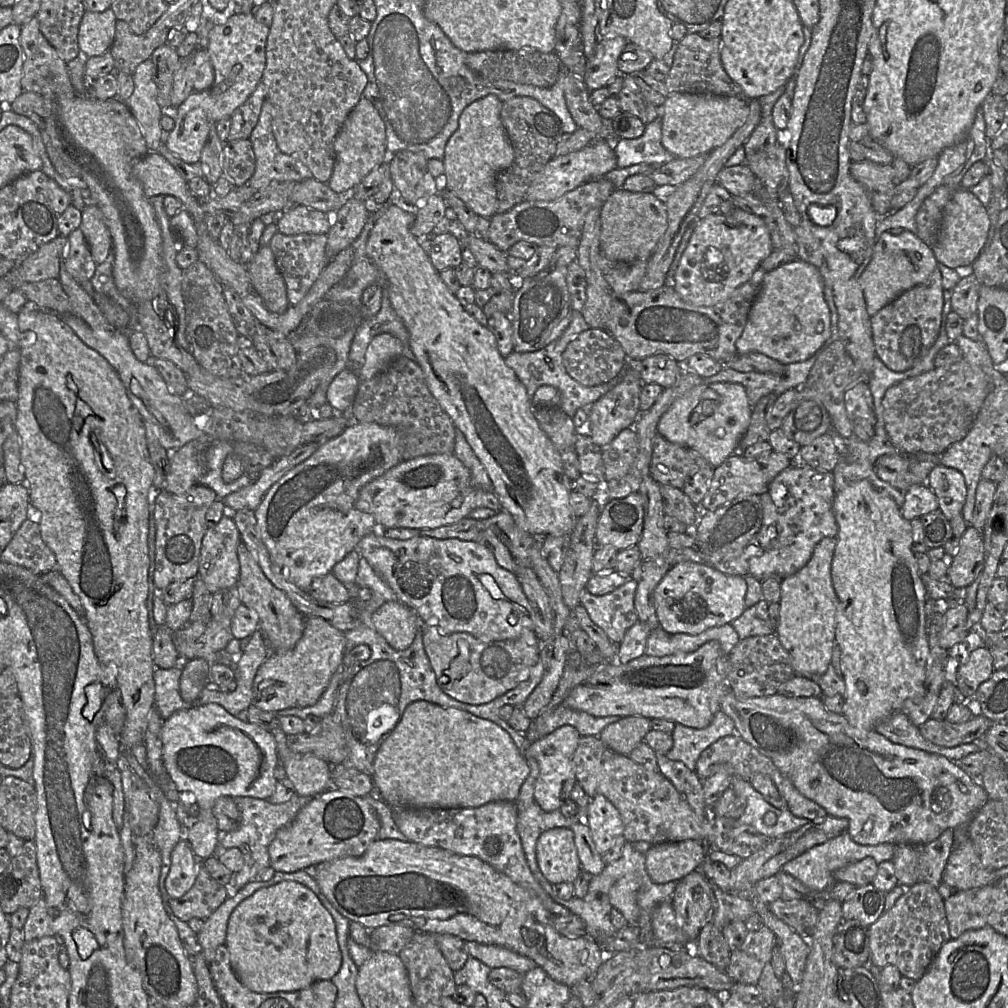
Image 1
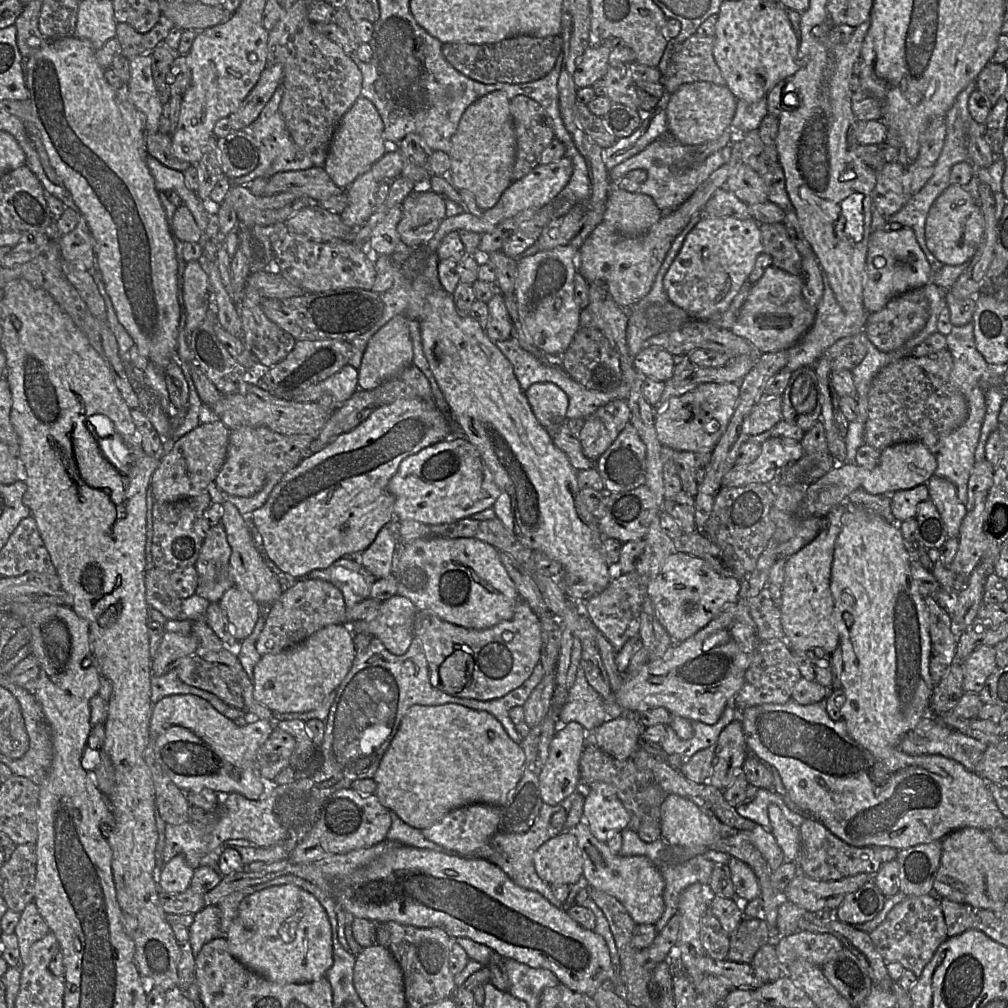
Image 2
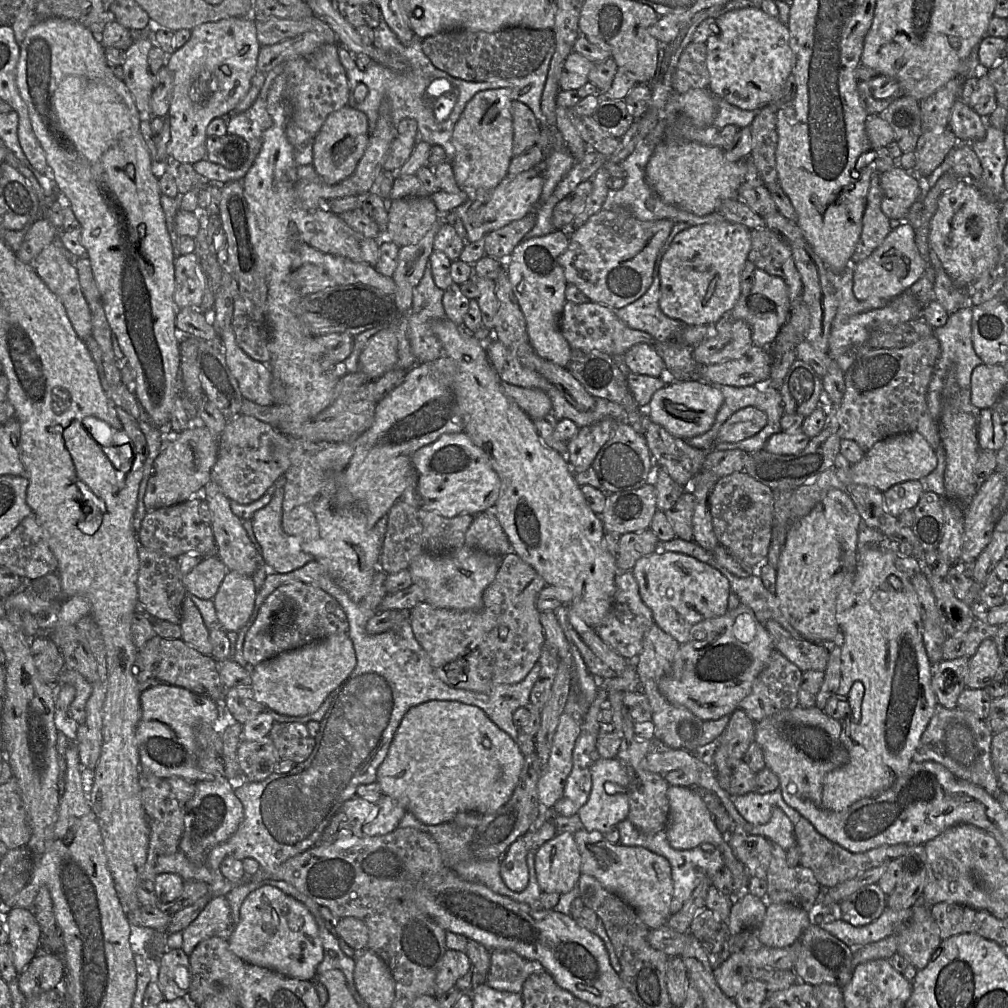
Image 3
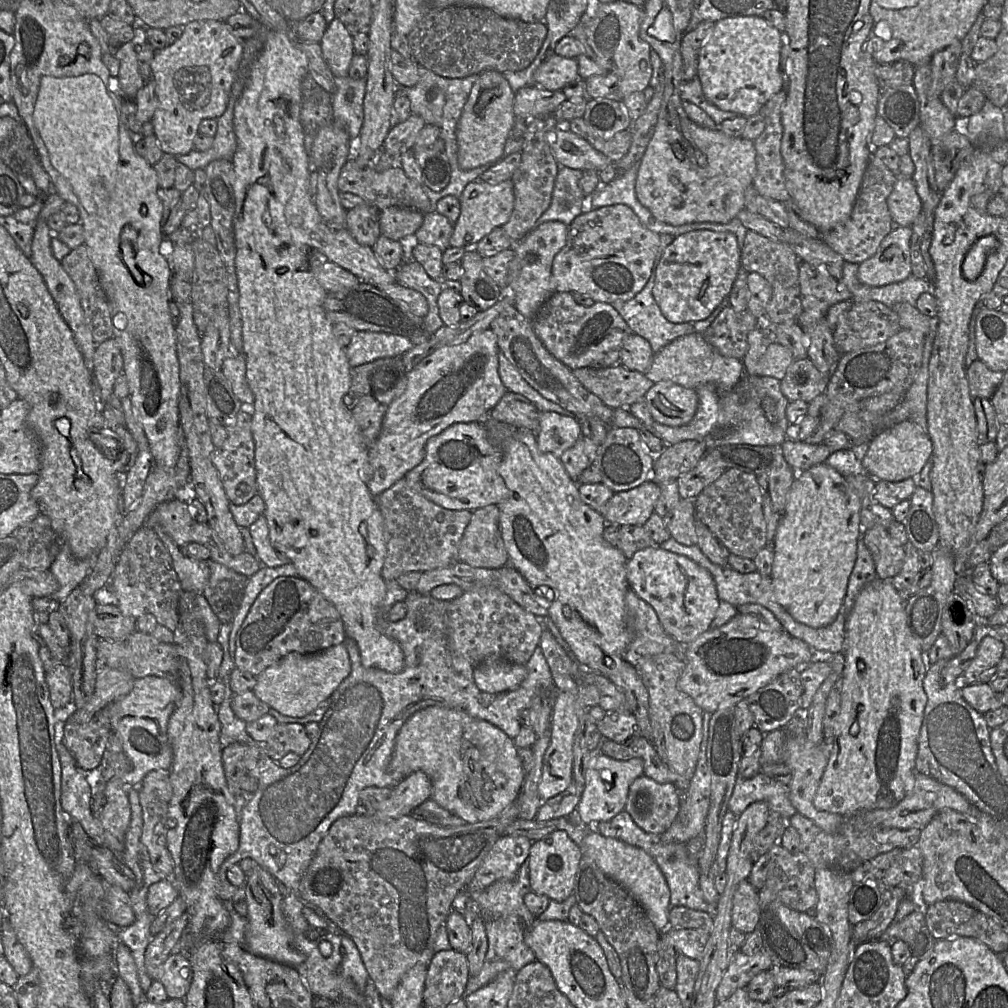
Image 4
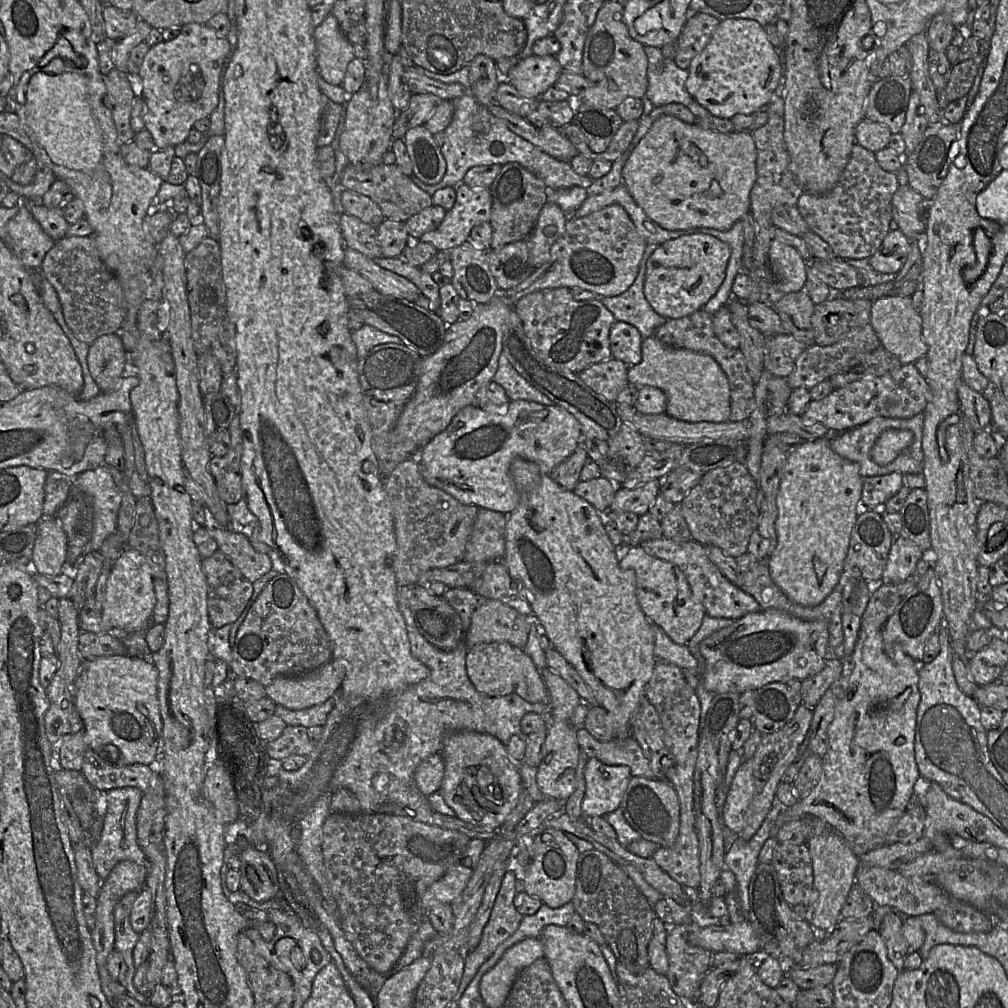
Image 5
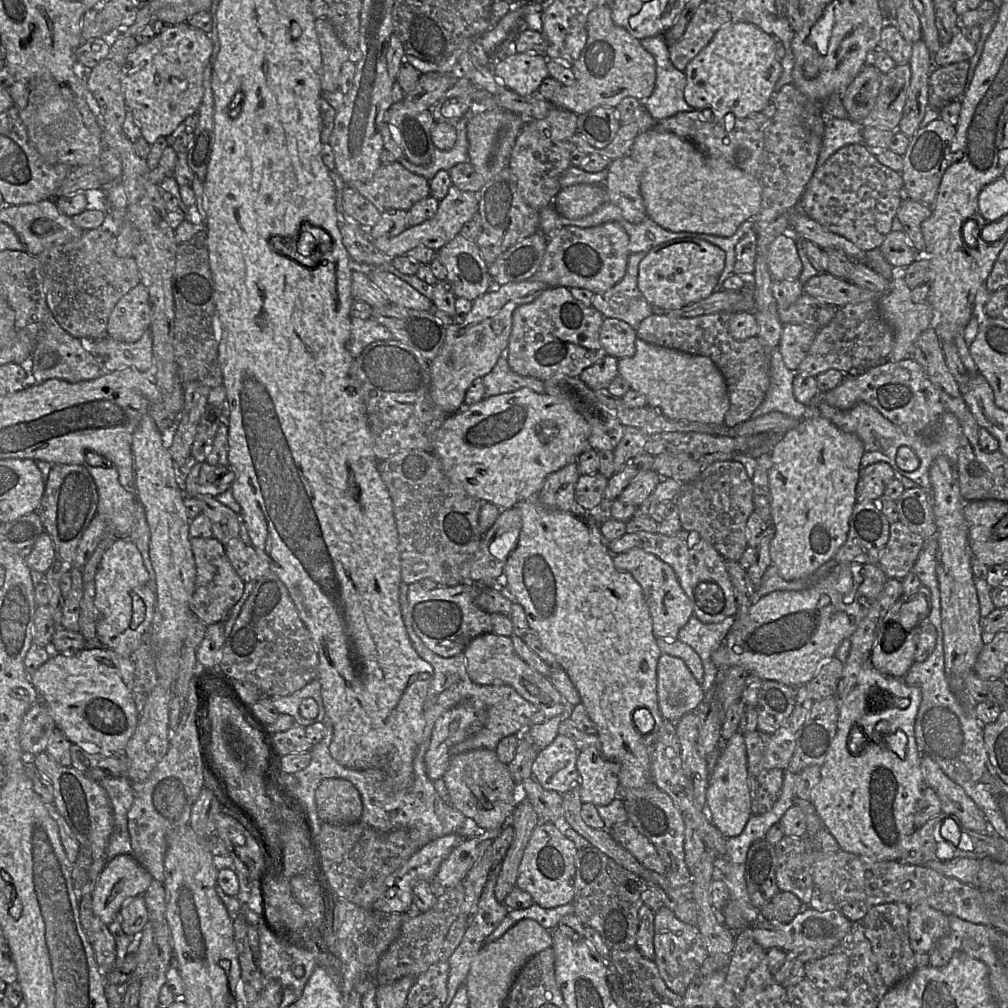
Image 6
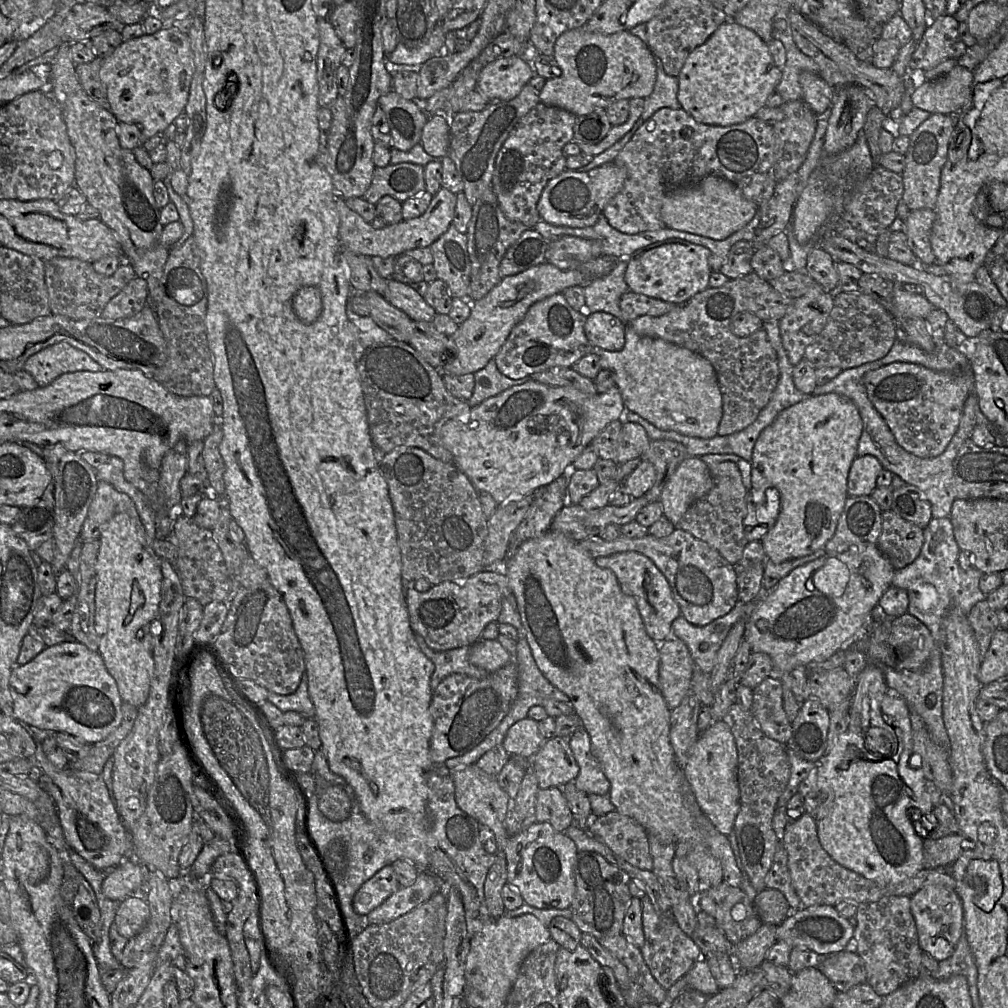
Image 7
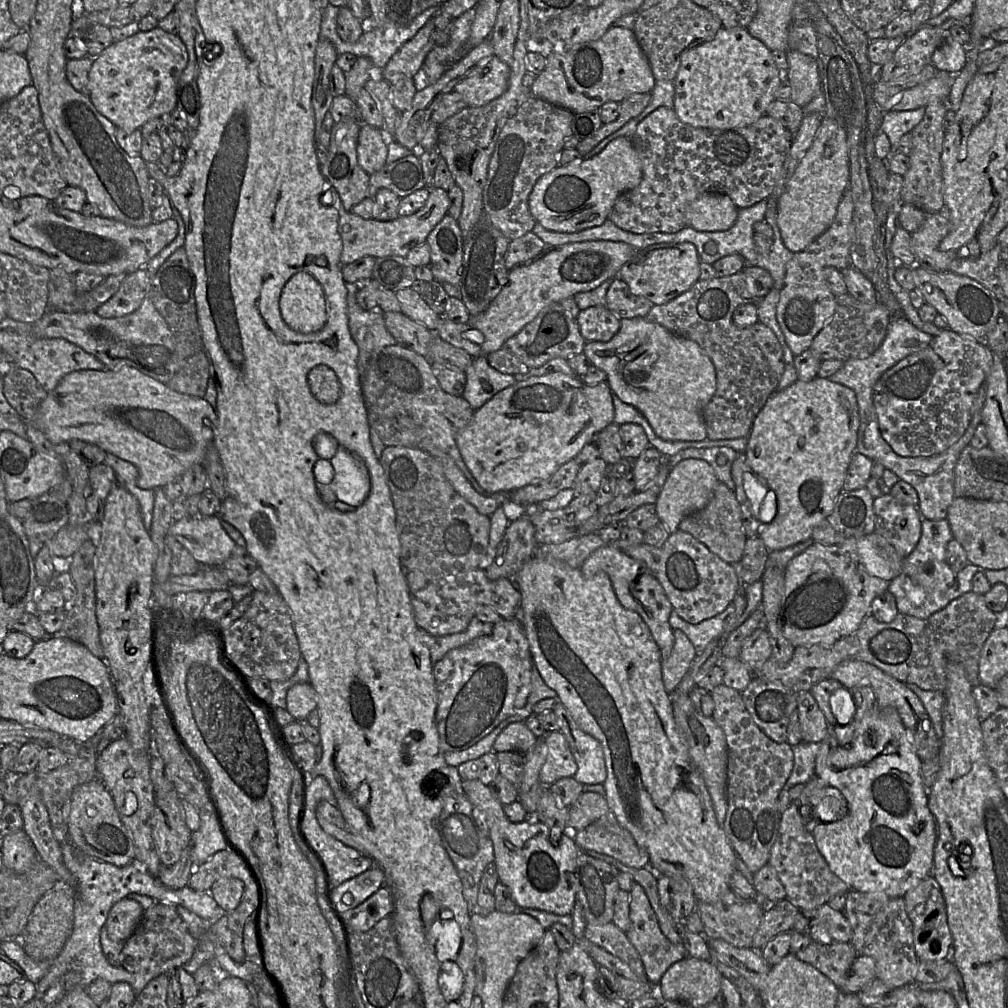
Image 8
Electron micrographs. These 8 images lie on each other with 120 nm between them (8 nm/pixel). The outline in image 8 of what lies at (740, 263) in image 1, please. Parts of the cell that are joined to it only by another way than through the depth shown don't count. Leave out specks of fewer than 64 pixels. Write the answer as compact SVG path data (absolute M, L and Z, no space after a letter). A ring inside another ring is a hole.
M659 243L637 250L621 267L618 277L627 283L632 294L645 297L654 305L664 304L689 290L699 280L700 262L697 248L692 243Z

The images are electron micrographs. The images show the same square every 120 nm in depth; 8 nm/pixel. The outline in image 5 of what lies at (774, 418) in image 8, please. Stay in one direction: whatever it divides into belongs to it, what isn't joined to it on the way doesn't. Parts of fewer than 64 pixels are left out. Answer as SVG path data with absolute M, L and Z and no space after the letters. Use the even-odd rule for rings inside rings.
M828 437L803 440L787 453L776 497L774 527L777 542L766 563L772 581L791 601L807 607L818 606L839 583L852 528L861 510L862 484L859 464L835 453Z

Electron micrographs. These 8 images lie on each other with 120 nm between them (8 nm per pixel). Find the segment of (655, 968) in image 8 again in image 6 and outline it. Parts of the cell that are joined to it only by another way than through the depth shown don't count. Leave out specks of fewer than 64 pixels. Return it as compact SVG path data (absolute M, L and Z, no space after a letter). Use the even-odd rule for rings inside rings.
M663 906L654 912L653 944L653 962L661 978L673 993L682 996L709 957L698 927L682 922L670 909Z

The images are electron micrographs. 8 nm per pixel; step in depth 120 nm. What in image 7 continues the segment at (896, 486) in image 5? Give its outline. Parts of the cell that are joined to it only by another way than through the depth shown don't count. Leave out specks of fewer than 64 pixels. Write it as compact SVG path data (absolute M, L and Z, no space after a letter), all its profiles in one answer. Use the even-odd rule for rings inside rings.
M872 455L857 456L848 475L848 495L870 496L877 487L877 477L883 469L876 457Z

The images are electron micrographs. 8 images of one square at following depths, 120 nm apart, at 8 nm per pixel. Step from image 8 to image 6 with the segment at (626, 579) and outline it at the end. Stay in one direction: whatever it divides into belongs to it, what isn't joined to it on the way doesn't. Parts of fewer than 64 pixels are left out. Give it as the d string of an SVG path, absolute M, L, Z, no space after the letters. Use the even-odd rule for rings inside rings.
M639 548L614 555L613 563L620 571L629 572L641 586L651 615L655 637L664 640L677 639L678 632L694 612L673 568L657 556Z

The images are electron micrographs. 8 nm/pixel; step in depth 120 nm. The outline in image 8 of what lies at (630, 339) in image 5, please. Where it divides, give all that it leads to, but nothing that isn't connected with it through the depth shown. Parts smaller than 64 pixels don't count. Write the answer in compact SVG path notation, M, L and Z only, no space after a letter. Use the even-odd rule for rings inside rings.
M606 306L580 310L576 321L582 337L588 341L608 342L620 329L620 319Z

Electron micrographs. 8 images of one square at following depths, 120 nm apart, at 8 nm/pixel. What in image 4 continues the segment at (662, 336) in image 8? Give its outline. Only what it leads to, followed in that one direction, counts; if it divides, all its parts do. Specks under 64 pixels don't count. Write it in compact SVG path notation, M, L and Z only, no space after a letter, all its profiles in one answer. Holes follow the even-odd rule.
M695 331L674 339L654 353L651 367L645 375L654 383L671 381L692 389L697 389L706 383L714 383L718 390L728 391L742 377L742 362L741 359L721 355L704 339L702 333Z

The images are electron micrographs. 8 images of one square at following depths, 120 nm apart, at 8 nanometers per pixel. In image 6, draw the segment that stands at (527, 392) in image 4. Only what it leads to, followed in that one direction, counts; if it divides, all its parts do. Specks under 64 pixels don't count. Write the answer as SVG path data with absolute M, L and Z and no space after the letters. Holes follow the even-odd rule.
M507 349L498 359L493 369L482 377L485 398L529 388L538 394L546 393L544 382L540 379L515 373L507 360Z

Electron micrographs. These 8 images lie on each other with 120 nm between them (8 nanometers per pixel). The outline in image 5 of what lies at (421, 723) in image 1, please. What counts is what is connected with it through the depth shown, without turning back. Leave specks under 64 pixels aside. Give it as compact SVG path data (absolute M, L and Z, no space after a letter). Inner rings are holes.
M457 731L450 733L440 752L444 759L445 771L441 794L459 819L478 826L499 829L517 806L523 792L519 765L507 753L506 745L498 738L478 732Z

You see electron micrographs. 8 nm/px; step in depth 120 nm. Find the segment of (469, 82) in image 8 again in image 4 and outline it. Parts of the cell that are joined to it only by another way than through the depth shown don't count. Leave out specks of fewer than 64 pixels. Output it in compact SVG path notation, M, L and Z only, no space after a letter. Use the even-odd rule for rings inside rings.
M553 54L545 59L533 76L533 86L547 90L562 90L576 82L579 77L576 58L566 58Z

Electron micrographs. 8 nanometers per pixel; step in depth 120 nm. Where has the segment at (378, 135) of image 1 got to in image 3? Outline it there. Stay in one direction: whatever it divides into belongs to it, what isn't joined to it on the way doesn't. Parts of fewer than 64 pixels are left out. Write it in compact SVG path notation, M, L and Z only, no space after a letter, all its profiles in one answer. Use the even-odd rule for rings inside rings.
M348 105L332 112L326 118L314 139L312 163L324 183L335 185L353 175L365 152L369 135L366 114Z

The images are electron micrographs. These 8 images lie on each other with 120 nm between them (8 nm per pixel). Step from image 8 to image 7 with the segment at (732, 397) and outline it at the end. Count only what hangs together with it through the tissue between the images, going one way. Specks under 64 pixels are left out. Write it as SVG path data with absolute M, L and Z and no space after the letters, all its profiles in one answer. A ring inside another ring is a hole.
M752 270L744 276L729 279L720 287L707 287L688 301L676 304L671 311L662 316L640 316L630 321L630 325L641 336L663 339L699 353L709 360L716 371L722 394L722 417L717 435L725 436L743 430L757 418L770 400L780 375L777 354L765 329L761 328L747 337L739 337L731 331L732 320L738 313L748 311L755 314L763 322L779 322L793 301L794 298L777 291L769 282L763 280Z

